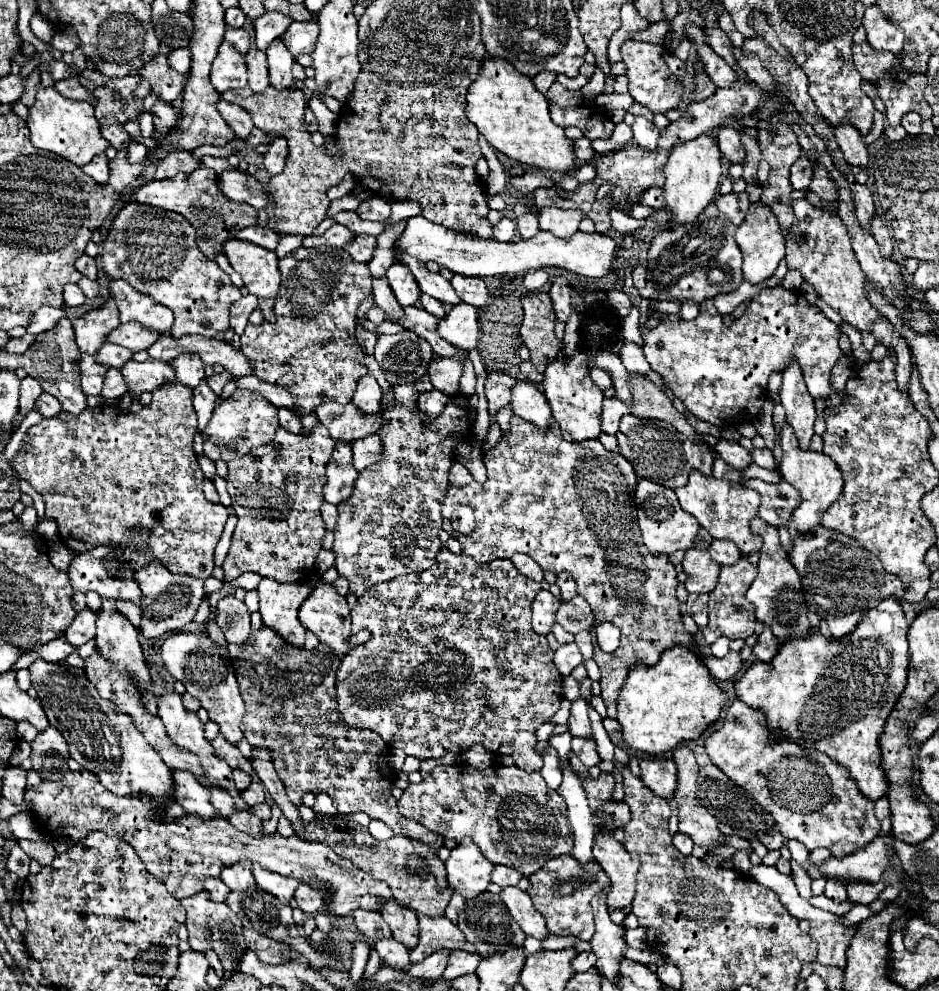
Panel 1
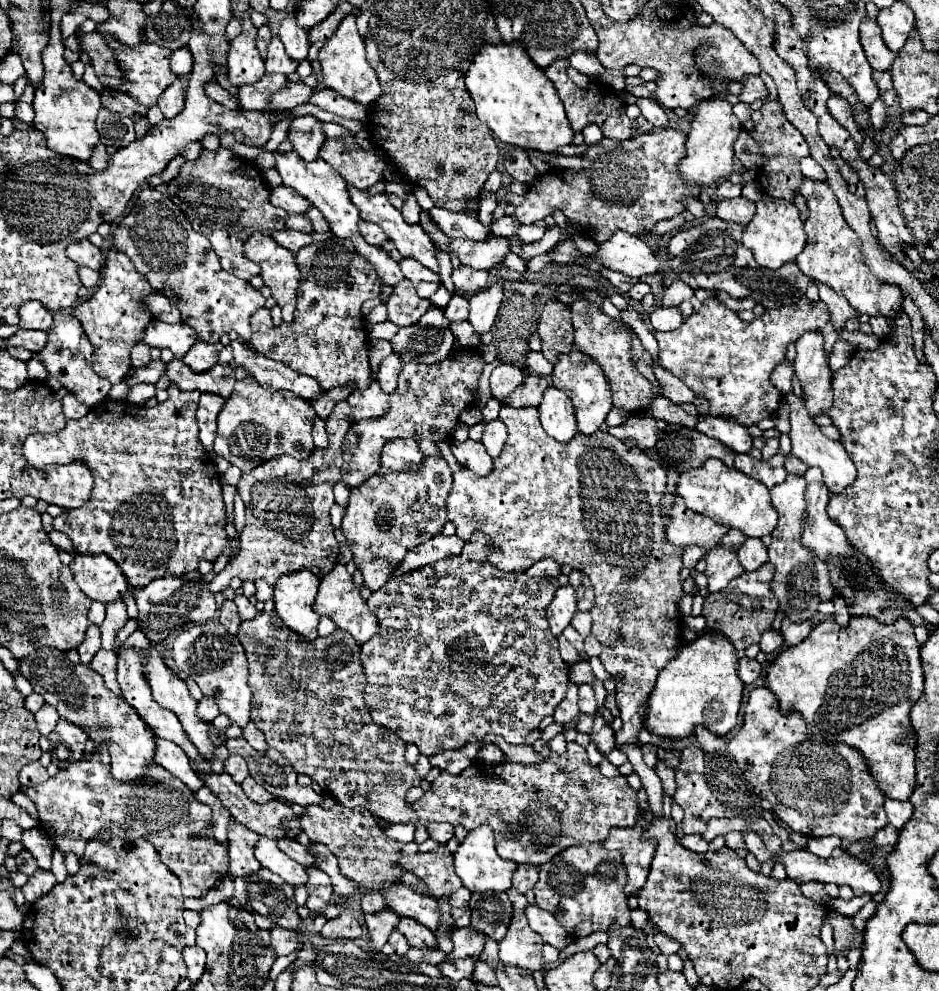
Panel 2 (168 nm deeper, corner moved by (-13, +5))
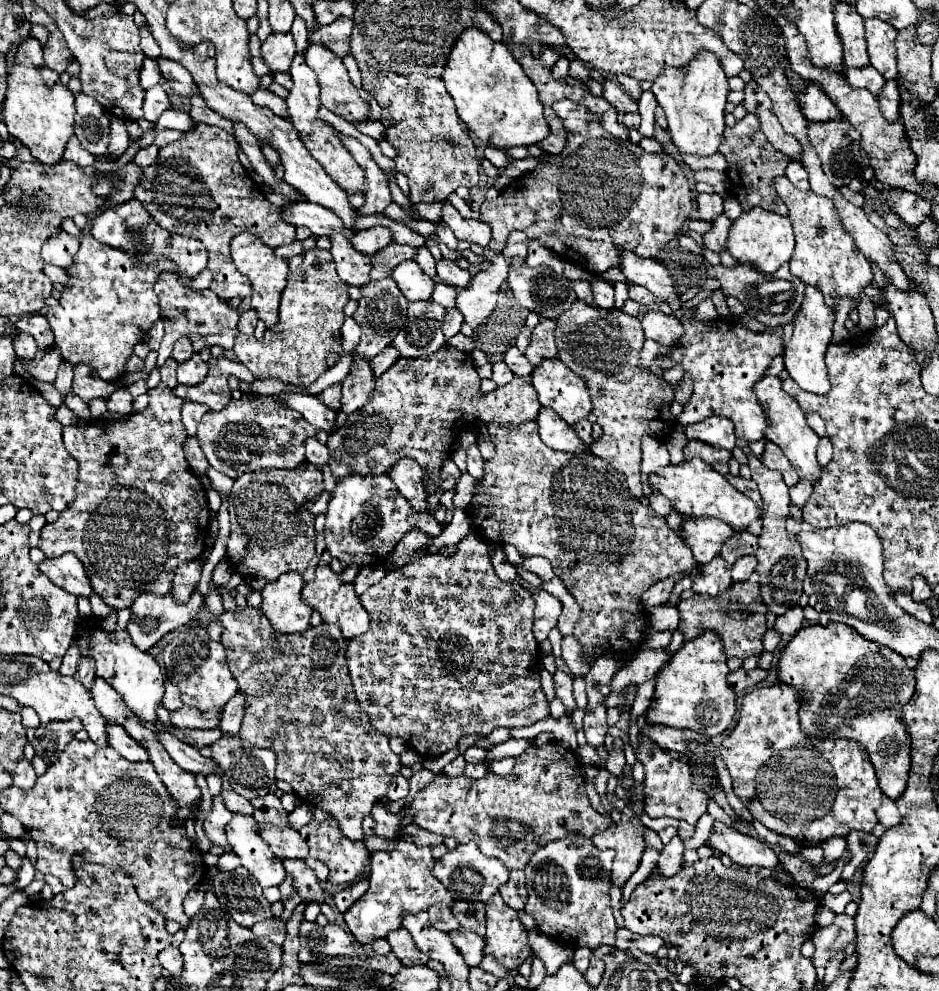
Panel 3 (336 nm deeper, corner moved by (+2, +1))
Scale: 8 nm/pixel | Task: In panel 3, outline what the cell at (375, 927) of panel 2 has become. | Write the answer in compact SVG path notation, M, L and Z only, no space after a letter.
M402 838L396 840L392 850L372 852L370 856L370 888L366 894L344 912L344 922L348 930L354 934L358 944L370 944L378 938L386 938L392 930L402 926L404 914L416 914L428 910L430 906L442 902L446 906L454 904L452 894L444 890L436 878L432 878L432 868L436 860L432 856L430 846L416 846Z

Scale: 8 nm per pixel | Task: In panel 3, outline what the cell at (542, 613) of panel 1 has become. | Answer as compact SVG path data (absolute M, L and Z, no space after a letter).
M538 588L532 592L532 598L534 598L534 636L538 642L542 642L548 638L548 632L556 628L562 604L556 596Z

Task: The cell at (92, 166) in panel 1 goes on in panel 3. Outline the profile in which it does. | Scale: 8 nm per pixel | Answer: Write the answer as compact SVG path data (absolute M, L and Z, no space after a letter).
M72 136L72 138L68 140L68 144L66 144L66 150L64 150L64 158L62 158L62 160L74 162L74 164L78 164L78 166L92 166L96 158L94 158L88 150L82 148L82 144L78 142L76 136Z

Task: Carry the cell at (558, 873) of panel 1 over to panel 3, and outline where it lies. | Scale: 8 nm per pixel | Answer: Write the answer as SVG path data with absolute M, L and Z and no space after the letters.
M568 834L542 846L524 868L528 886L526 912L536 920L536 928L572 946L586 946L590 950L604 944L614 946L618 928L608 896L612 858L612 850L598 850L582 834Z

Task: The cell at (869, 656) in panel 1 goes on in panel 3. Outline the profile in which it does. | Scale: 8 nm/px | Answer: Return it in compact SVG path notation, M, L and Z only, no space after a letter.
M828 622L826 626L816 624L802 628L780 652L780 680L804 692L800 704L800 726L808 736L852 738L860 742L870 754L882 792L896 800L906 790L910 774L910 736L902 722L902 708L914 694L914 670L906 666L900 654L860 638L860 634L850 626L834 622Z

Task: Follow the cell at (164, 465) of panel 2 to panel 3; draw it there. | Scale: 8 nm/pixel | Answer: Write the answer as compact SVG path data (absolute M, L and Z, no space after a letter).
M160 382L156 388L150 388L148 390L148 396L150 396L150 404L142 410L142 412L134 412L130 416L124 416L122 420L116 420L114 424L110 420L98 420L98 422L92 422L90 426L86 426L84 430L80 430L78 426L68 426L64 428L64 446L66 450L70 452L70 456L78 462L78 486L76 486L76 498L74 502L70 504L68 510L60 512L58 520L52 522L52 524L46 524L42 528L42 536L40 536L40 544L38 548L46 554L46 558L56 558L56 556L62 556L66 552L72 552L78 556L78 560L84 564L86 568L86 574L88 574L88 580L90 580L90 586L92 590L114 610L122 610L122 608L130 608L132 602L140 596L140 594L146 594L146 592L152 592L156 596L164 596L170 586L172 586L172 580L174 580L174 570L178 568L178 564L182 562L190 562L190 560L198 560L204 550L206 550L206 538L208 538L208 520L210 520L210 508L208 508L208 500L206 500L206 492L204 492L204 486L200 482L200 478L190 470L186 458L184 458L184 452L182 452L182 446L184 446L184 440L186 440L186 430L184 430L184 424L180 420L180 408L182 408L182 400L176 398L172 394L172 390Z

